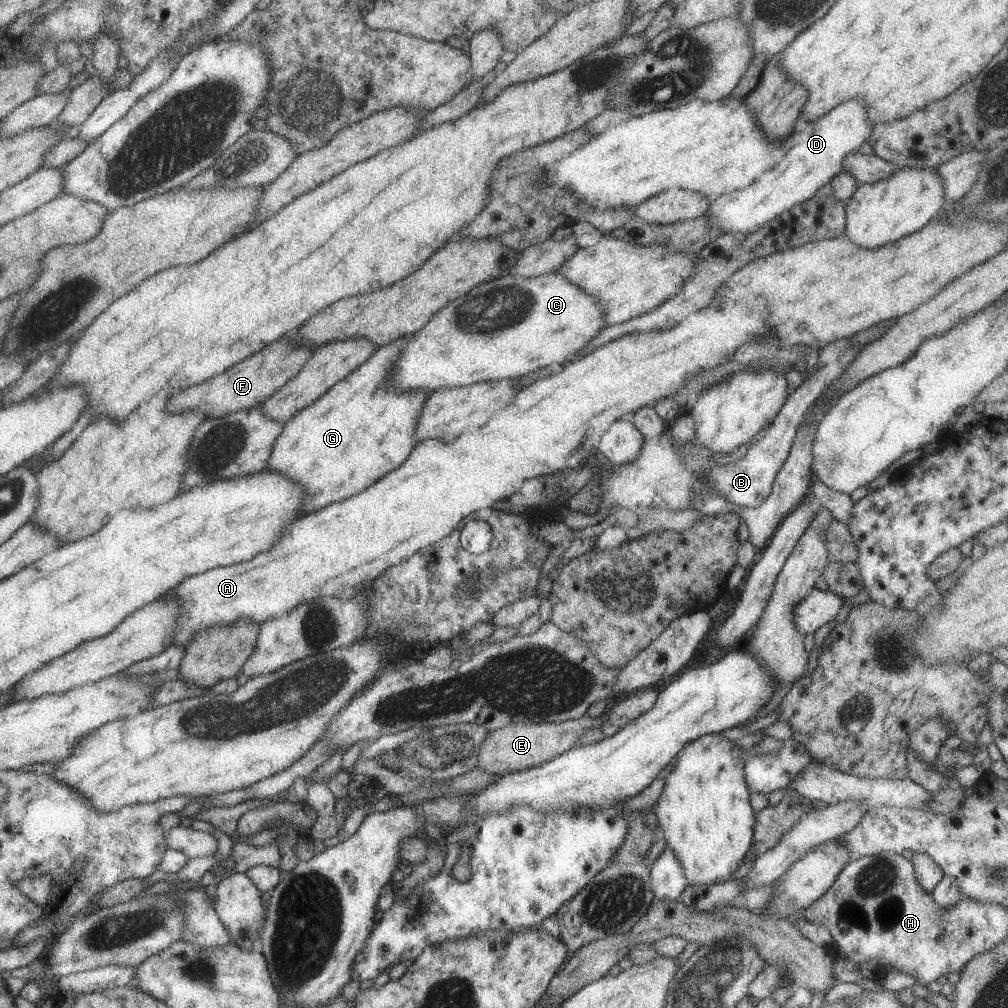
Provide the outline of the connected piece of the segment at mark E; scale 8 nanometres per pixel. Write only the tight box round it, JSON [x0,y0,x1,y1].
[476,710,607,775]

